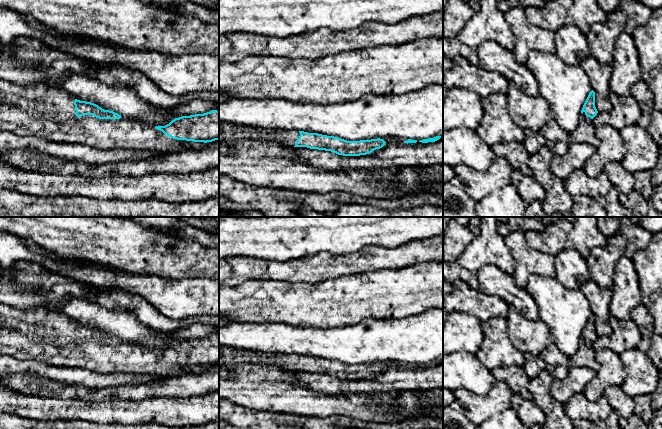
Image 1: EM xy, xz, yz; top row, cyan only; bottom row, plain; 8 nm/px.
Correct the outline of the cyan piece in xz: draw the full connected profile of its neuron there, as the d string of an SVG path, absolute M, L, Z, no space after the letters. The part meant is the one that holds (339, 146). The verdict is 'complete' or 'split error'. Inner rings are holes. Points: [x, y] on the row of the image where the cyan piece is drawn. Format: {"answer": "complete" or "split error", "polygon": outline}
{"answer": "split error", "polygon": "M219 122L219 143L230 143L241 139L276 142L290 147L325 150L343 156L366 155L376 149L382 148L386 143L380 138L347 141L338 137L318 133L247 127Z"}

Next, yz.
{"answer": "split error", "polygon": "M592 90L581 110L580 124L575 131L569 133L569 143L587 143L599 146L599 140L595 134L596 127L592 119L597 115L598 111L595 107L595 92Z"}

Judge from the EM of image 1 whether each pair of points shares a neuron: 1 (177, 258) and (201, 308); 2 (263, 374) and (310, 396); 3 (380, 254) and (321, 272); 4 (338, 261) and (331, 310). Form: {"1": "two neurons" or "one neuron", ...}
{"1": "two neurons", "2": "one neuron", "3": "one neuron", "4": "two neurons"}

